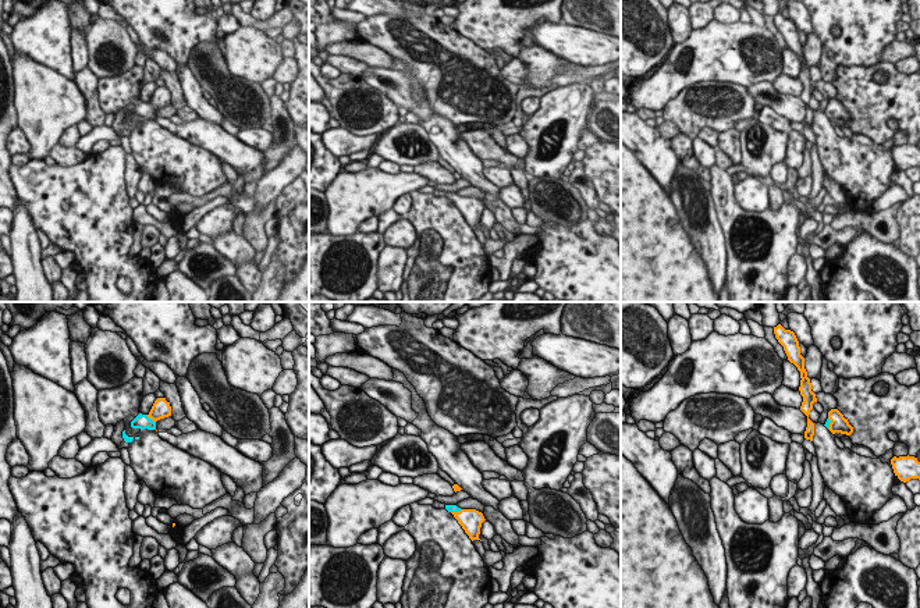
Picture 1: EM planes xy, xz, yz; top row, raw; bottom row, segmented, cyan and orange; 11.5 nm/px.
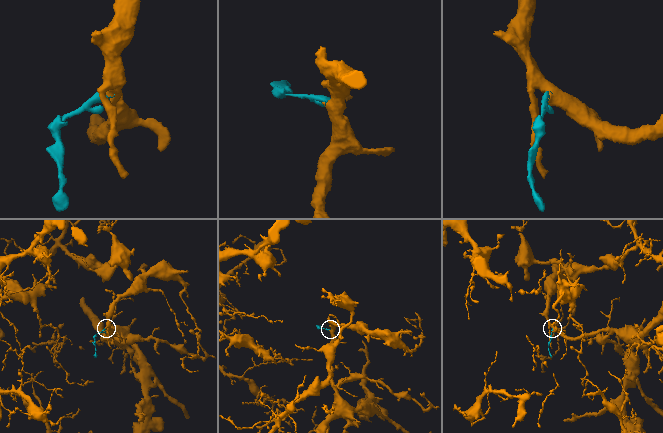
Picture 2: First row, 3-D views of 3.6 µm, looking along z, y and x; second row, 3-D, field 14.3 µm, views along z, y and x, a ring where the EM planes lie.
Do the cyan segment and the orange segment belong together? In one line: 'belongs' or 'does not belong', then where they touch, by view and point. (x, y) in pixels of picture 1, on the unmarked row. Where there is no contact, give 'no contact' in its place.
belongs | xy (151, 107)

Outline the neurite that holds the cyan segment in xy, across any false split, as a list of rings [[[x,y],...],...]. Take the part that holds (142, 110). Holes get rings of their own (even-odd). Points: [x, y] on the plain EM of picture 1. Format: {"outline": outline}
{"outline": [[[157,86],[148,103],[139,102],[132,110],[132,117],[156,118],[156,110],[171,104],[171,95],[166,86]]]}

